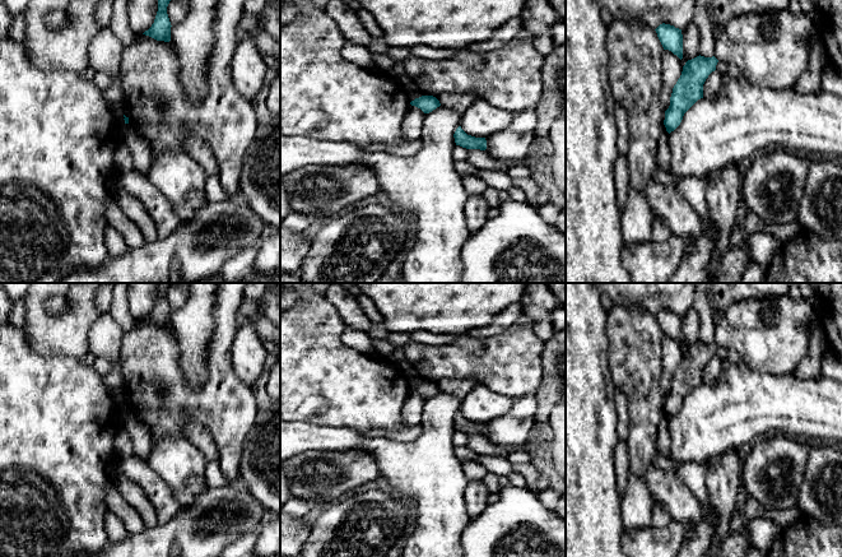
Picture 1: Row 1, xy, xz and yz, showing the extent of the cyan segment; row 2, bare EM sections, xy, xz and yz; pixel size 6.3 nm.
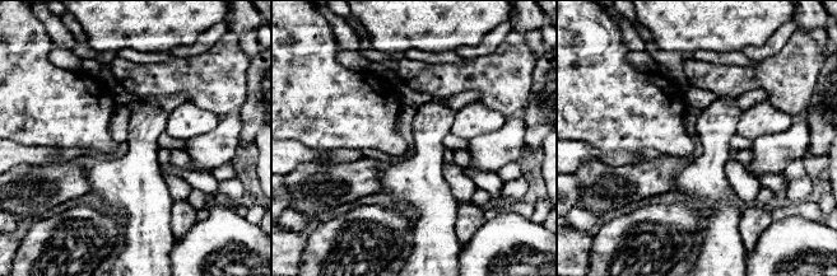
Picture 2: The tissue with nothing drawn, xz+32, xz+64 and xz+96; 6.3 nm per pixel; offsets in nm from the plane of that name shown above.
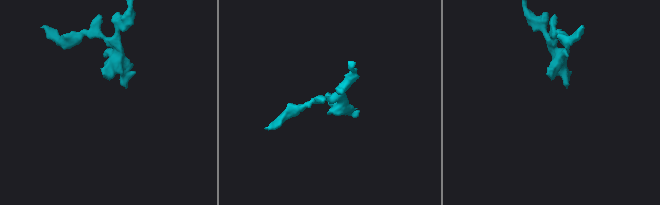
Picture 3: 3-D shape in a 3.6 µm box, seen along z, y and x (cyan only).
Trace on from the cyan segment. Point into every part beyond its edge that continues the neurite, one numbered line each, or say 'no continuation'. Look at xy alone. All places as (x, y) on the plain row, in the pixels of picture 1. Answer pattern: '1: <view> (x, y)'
no continuation

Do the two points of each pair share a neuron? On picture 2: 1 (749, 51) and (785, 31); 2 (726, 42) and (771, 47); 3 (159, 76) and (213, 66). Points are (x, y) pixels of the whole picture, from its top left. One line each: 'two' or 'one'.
1: one
2: two
3: one

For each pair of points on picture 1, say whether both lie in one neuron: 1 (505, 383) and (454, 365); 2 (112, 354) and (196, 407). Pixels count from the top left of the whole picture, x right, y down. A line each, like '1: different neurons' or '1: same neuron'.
1: same neuron
2: different neurons

